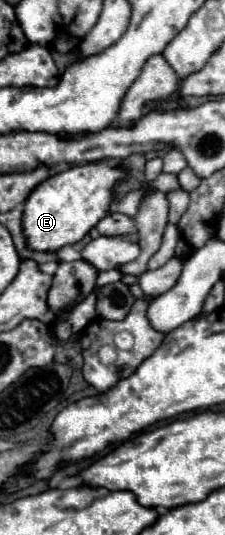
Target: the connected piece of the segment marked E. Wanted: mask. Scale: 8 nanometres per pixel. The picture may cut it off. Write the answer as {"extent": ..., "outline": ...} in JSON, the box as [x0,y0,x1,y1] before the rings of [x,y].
{"extent":[21,162,127,252],"outline":[[[107,162],[73,166],[49,176],[29,194],[25,202],[21,226],[27,248],[33,252],[55,252],[79,242],[109,212],[115,182],[125,176],[127,170],[123,166],[111,166]]]}

